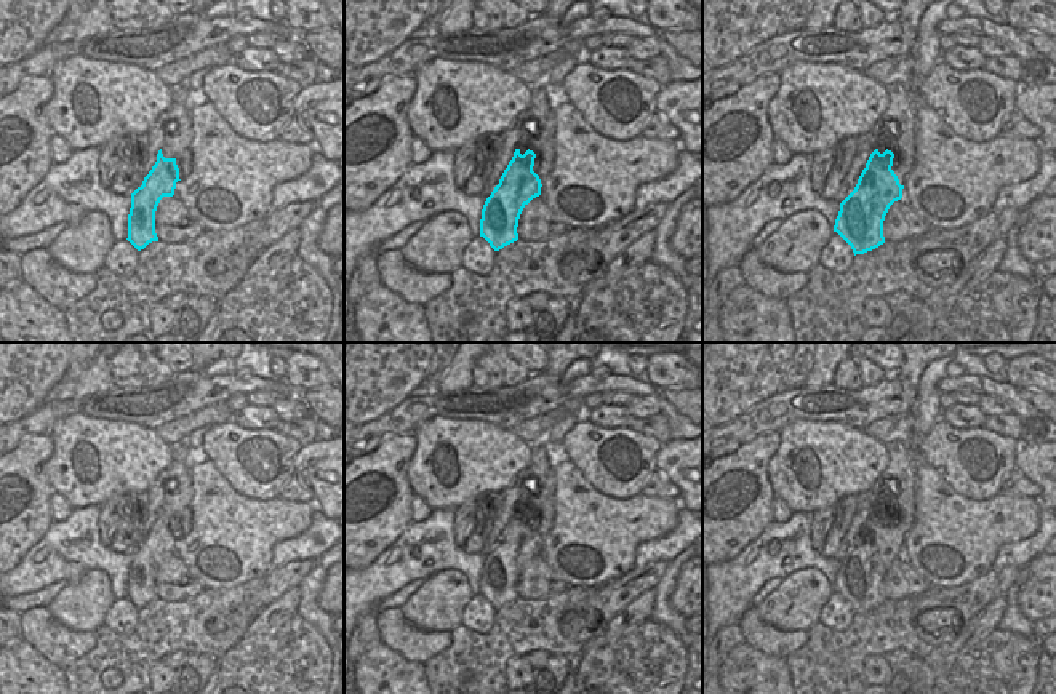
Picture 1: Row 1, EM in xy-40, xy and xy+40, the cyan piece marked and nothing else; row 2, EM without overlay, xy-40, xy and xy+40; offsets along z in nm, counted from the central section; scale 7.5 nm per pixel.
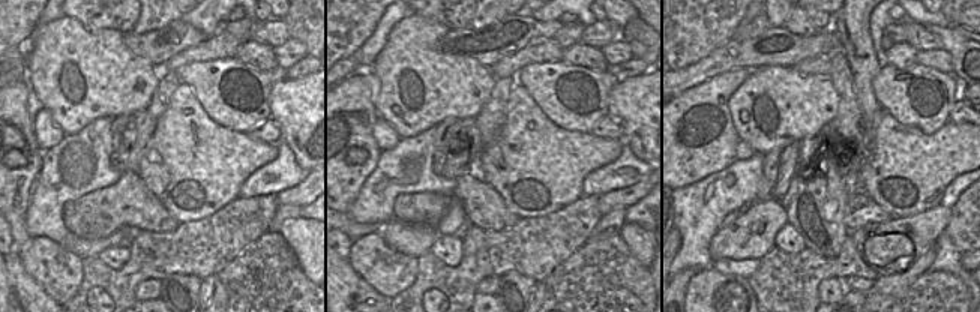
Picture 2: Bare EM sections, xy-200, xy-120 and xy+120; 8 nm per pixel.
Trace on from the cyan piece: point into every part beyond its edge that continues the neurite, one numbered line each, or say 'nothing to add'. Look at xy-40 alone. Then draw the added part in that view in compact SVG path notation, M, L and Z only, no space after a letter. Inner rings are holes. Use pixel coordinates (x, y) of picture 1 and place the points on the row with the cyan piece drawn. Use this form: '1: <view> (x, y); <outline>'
1: xy-40 (184, 162); M189 110L182 115L178 115L181 122L181 157L176 158L176 165L179 168L179 179L184 179L192 171L192 141L194 141L194 131L192 131L192 117Z

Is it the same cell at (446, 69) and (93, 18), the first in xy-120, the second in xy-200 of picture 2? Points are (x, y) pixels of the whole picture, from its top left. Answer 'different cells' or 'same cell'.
different cells

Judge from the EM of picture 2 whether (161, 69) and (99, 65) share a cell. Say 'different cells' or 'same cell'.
different cells

